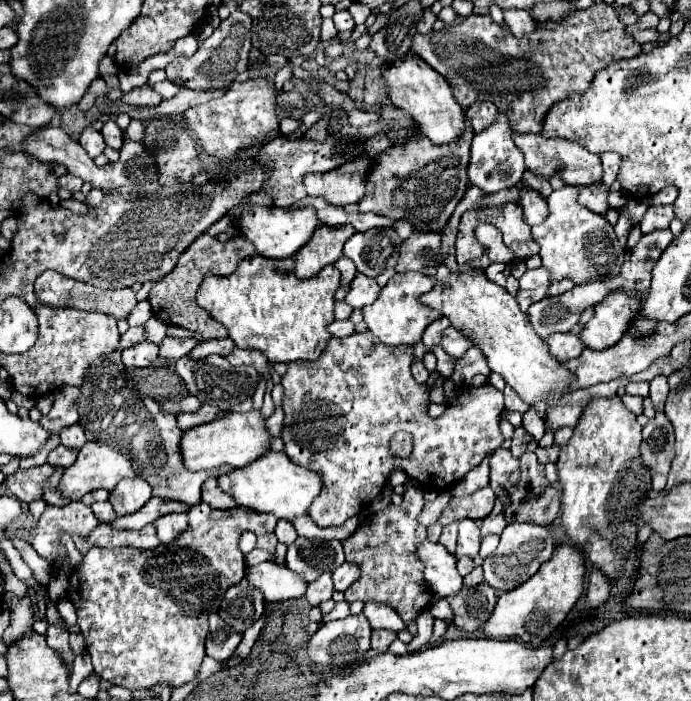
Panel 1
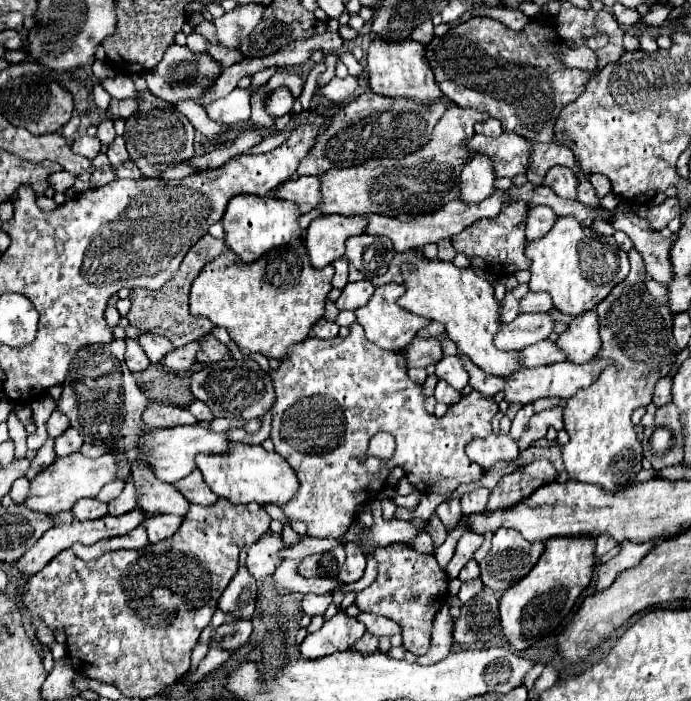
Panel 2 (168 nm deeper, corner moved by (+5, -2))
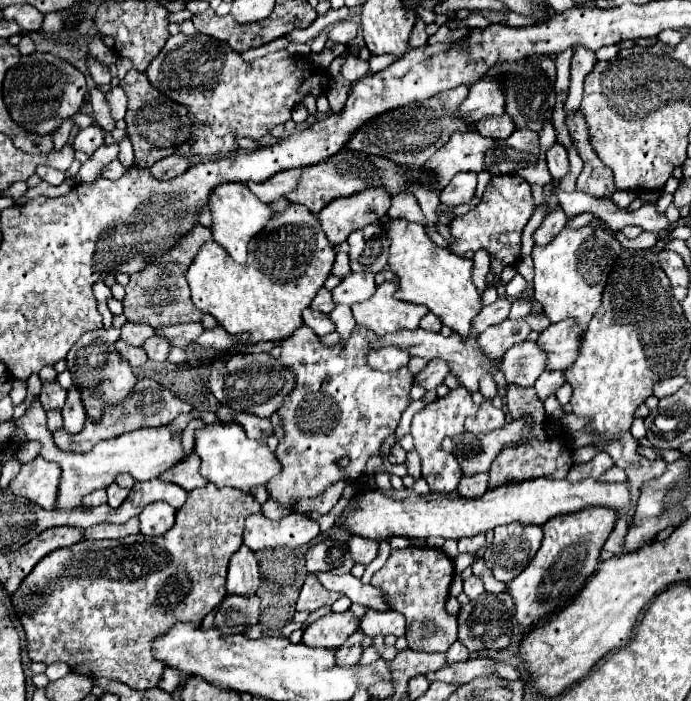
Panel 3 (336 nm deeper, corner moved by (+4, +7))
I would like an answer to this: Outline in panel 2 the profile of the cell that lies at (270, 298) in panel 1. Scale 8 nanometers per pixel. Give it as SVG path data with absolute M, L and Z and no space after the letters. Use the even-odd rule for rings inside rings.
M292 236L288 244L266 252L262 258L258 258L252 264L242 262L236 254L232 254L232 250L224 250L220 256L210 260L192 282L190 312L194 316L204 316L212 320L214 326L224 326L232 342L238 346L242 354L260 352L266 358L282 360L286 358L288 346L298 344L300 340L310 336L314 322L322 318L326 296L332 290L332 284L330 284L332 276L334 276L332 266L326 266L320 270L312 268L302 236Z

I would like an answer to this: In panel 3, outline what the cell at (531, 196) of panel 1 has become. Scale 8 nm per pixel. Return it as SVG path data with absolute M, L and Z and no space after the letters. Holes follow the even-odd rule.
M555 207L551 209L551 213L543 219L543 223L535 229L533 233L533 239L537 245L547 245L567 223L567 217L565 213L561 213L561 207Z

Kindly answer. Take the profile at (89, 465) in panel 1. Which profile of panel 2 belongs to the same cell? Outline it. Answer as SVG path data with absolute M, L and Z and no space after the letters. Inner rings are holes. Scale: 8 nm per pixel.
M76 452L66 458L56 458L46 470L38 472L36 478L30 482L30 494L24 504L48 516L58 514L58 512L70 512L78 500L96 498L100 488L112 480L116 480L114 454L104 454L96 460L90 460L90 458L84 458L80 452Z

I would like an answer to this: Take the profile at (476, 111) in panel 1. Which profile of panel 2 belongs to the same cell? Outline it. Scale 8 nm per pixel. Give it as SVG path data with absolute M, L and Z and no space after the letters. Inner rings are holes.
M488 118L488 120L476 124L476 134L492 136L494 138L494 136L502 134L502 126L500 126L500 122L496 122L496 118Z

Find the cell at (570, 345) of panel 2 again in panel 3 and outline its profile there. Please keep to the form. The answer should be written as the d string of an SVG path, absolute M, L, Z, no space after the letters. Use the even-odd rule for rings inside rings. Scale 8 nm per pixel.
M565 319L565 321L549 325L537 339L541 349L549 353L547 369L565 371L569 365L573 365L581 349L579 345L581 337L583 337L583 331L577 329L577 321Z

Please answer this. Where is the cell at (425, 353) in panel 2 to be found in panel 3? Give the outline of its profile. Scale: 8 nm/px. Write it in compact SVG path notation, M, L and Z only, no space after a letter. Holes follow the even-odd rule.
M397 345L373 349L369 353L369 365L379 371L397 371L409 363L411 355L405 349L397 349Z

